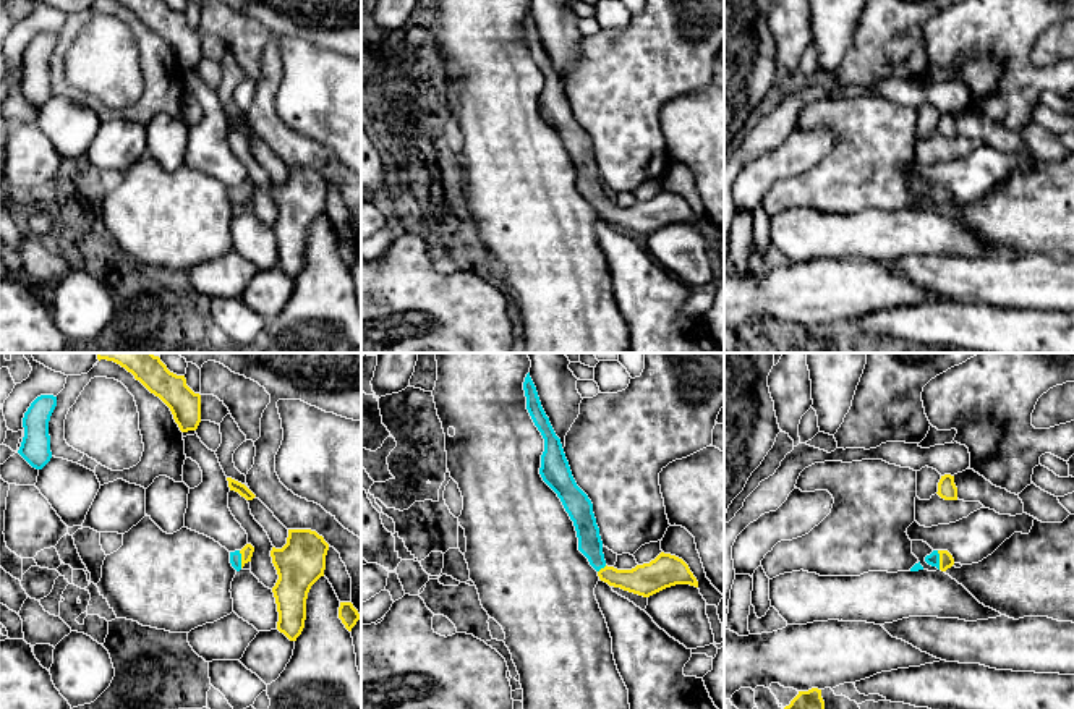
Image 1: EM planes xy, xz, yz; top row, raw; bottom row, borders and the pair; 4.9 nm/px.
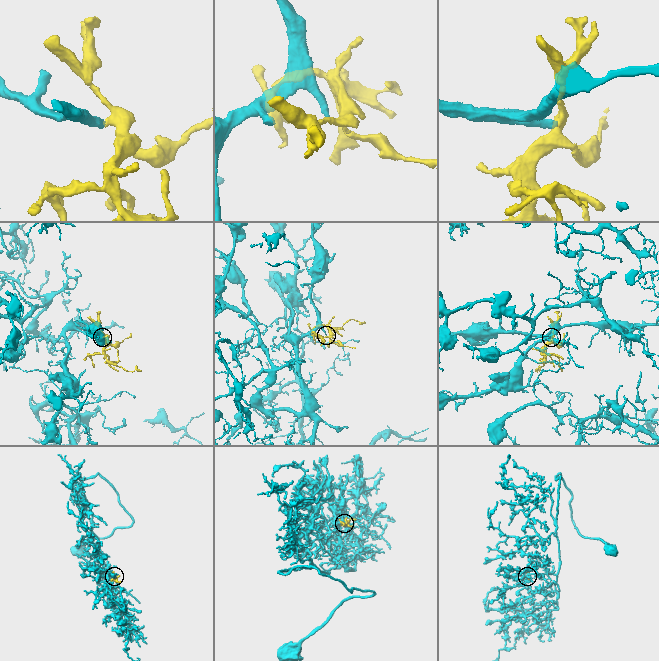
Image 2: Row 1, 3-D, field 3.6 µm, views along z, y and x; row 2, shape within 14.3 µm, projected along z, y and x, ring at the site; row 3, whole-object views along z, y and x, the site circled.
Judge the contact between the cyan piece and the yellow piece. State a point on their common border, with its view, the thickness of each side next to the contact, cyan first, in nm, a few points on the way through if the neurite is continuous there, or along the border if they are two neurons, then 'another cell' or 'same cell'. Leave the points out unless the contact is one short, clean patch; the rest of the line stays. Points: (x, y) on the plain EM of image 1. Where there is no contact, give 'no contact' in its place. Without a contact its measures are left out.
yz (938, 198) | 60/70 nm | across yz (933, 196), (938, 198), (946, 198) | same cell

